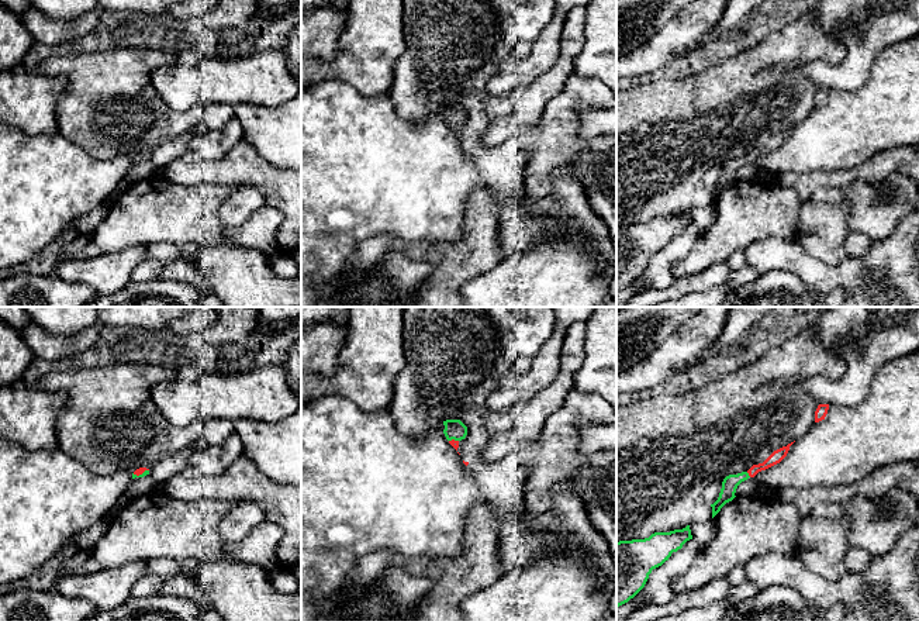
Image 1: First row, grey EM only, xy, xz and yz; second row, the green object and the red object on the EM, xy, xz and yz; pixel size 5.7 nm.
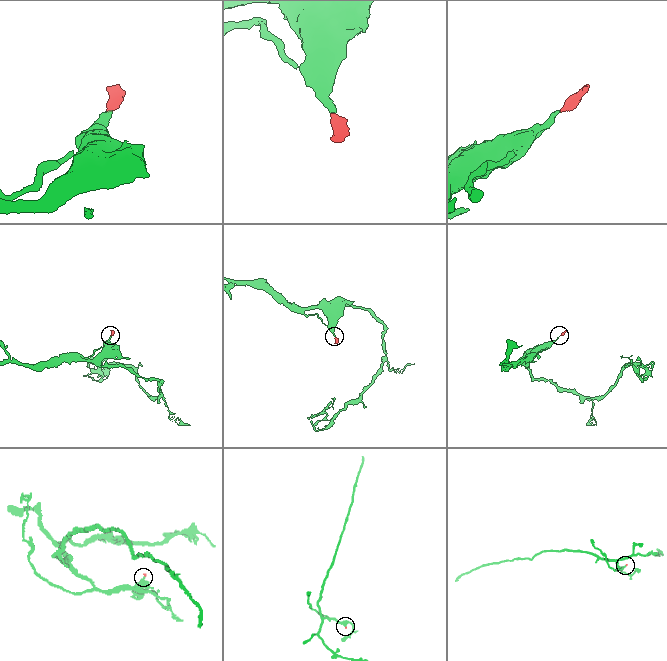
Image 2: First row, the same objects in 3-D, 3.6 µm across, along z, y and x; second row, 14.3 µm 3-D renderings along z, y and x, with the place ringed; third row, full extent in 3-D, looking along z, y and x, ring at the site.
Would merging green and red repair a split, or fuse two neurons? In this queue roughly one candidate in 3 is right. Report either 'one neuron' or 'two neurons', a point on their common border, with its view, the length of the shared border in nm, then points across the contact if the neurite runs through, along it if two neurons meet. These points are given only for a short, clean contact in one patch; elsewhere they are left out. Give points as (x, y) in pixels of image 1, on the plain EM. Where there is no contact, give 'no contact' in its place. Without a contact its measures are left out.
one neuron; meets green in yz at (748, 159); contact 40 nm long; runs through yz (729, 169), (748, 159), (778, 140)

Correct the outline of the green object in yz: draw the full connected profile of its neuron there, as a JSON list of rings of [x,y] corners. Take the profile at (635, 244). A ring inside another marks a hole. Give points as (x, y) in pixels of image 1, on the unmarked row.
[[[690,210],[670,217],[654,217],[645,224],[616,227],[616,293],[633,283],[653,253],[692,224]]]

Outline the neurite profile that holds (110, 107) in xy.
[[[114,48],[77,55],[53,55],[37,65],[44,76],[65,76],[68,87],[59,97],[55,118],[58,131],[94,159],[118,155],[134,158],[139,152],[151,153],[158,146],[173,142],[180,134],[203,121],[204,106],[184,111],[169,107],[152,84],[152,73],[172,66],[176,55],[149,48]]]

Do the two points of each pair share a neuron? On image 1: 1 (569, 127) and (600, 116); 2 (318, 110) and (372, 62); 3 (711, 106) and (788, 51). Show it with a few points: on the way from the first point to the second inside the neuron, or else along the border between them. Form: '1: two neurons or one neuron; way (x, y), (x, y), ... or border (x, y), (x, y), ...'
1: two neurons; border (579, 106), (580, 135), (584, 138), (601, 137)
2: two neurons; border (315, 82), (342, 80), (365, 96), (379, 96)
3: one neuron; way (731, 106), (769, 71)

